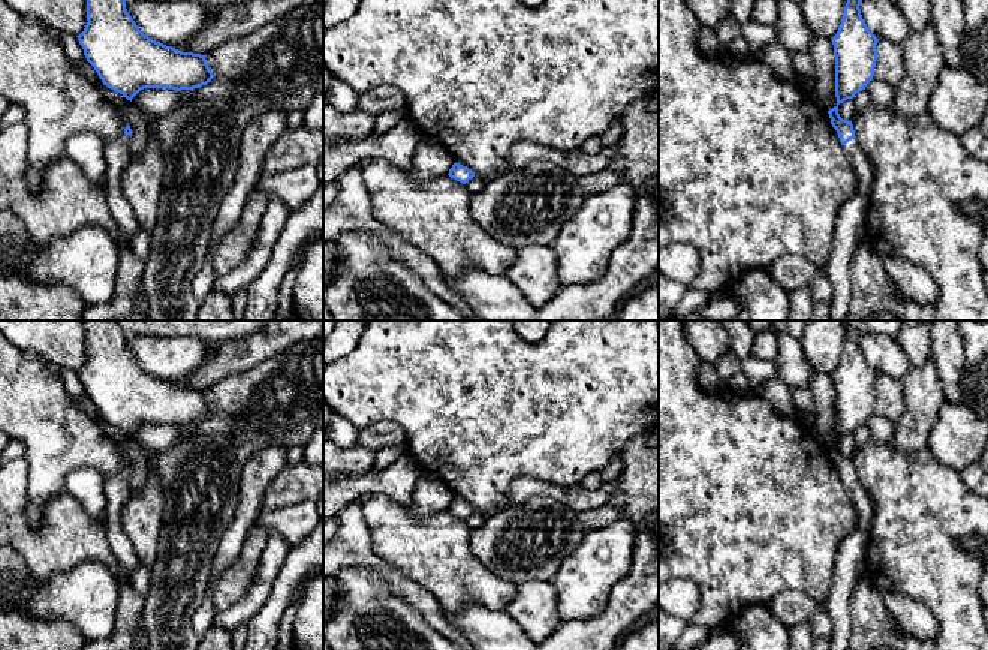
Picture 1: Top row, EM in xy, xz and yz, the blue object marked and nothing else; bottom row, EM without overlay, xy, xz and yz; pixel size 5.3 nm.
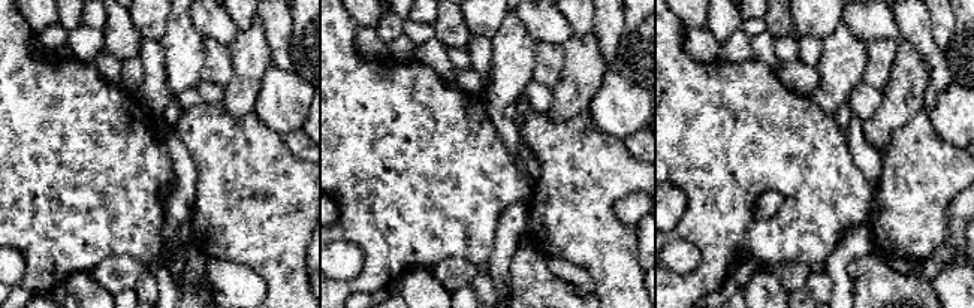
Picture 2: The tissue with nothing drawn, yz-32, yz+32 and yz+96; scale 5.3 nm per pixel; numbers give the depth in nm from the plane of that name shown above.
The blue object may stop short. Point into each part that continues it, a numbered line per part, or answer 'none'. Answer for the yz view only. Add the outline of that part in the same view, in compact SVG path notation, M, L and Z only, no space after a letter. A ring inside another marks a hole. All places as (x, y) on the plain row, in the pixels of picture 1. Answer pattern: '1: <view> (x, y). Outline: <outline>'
1: yz (851, 554). Outline: M850 475L841 481L850 502L856 511L856 526L846 535L838 547L834 581L829 596L823 602L831 620L832 637L831 650L847 650L852 622L850 622L850 596L859 578L858 566L864 563L873 505L867 490L858 475Z

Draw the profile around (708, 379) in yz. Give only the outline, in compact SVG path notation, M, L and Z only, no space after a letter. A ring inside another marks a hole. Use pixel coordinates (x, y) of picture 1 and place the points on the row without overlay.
M702 362L699 365L698 382L699 386L707 392L719 392L725 389L725 385L716 371L716 367L708 362Z

